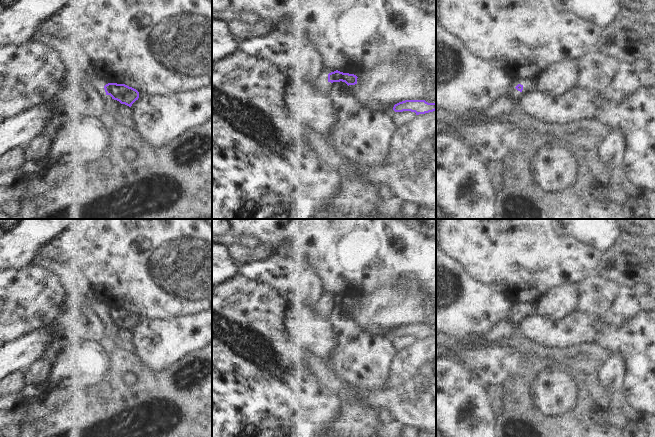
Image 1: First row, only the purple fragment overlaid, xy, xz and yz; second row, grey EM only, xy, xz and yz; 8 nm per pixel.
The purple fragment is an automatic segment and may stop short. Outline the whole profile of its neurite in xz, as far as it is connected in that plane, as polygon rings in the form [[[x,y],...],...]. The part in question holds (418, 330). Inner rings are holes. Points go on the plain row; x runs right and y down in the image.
[[[405,324],[394,329],[395,336],[411,335],[416,339],[433,336],[436,334],[436,327],[428,327],[425,324]]]

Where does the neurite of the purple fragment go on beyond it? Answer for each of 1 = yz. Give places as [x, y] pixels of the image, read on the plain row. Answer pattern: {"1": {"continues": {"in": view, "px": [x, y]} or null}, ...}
{"1": {"continues": null}}

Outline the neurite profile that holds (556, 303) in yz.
[[[577,284],[552,287],[534,305],[535,312],[549,321],[561,320],[576,311]]]

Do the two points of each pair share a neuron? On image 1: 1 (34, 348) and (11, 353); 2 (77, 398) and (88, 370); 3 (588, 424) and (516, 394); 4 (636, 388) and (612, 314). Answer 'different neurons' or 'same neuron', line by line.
1: same neuron
2: different neurons
3: same neuron
4: different neurons

